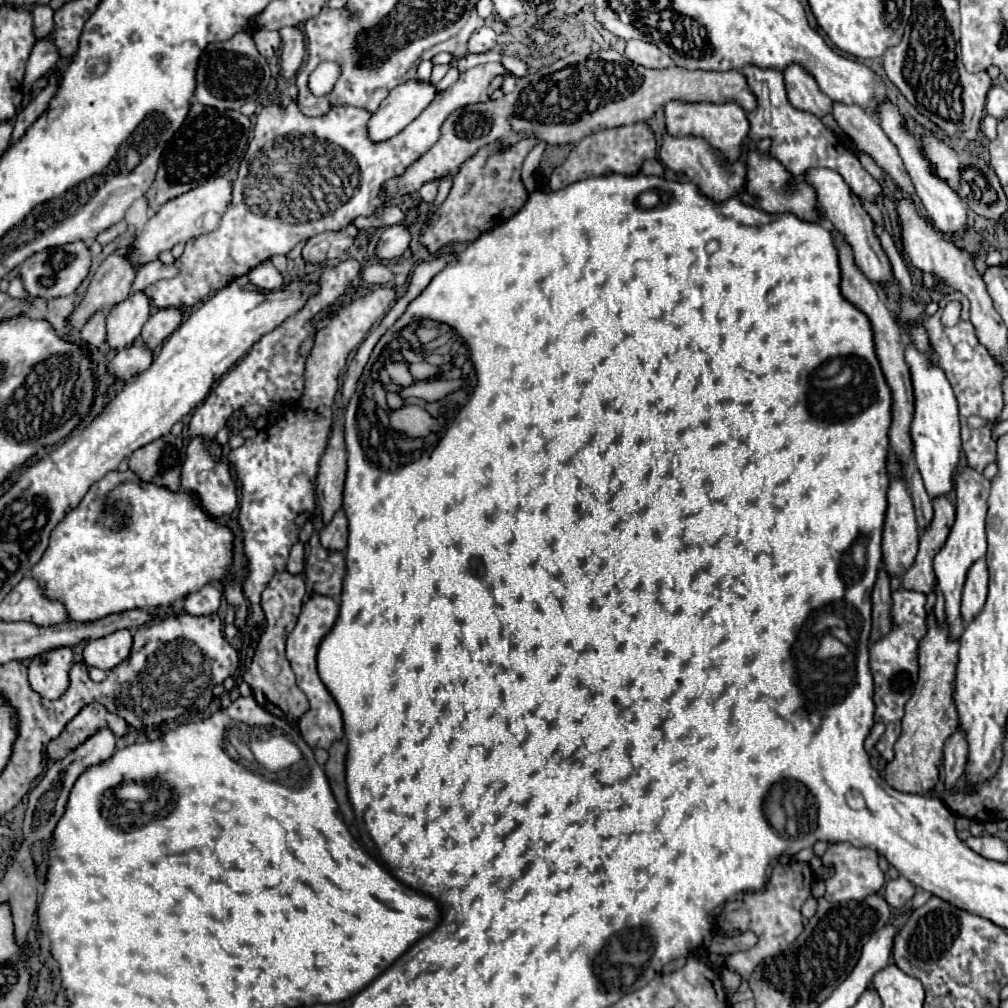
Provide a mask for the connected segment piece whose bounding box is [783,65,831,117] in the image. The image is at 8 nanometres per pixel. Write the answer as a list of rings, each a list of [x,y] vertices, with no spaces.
[[[787,65],[783,71],[787,75],[787,97],[793,107],[801,111],[811,111],[817,117],[823,117],[831,111],[831,99],[825,93],[819,93],[819,87],[815,85],[815,79],[807,69],[799,69],[799,65]]]

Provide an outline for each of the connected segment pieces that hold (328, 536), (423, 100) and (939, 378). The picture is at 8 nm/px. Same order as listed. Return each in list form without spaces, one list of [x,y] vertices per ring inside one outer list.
[[[339,511],[329,525],[321,531],[321,545],[331,551],[345,551],[347,549],[347,519],[343,511]]]
[[[413,77],[399,83],[369,119],[369,137],[373,141],[391,139],[405,129],[427,105],[431,105],[435,95],[437,89],[431,81]]]
[[[913,345],[905,347],[905,361],[911,369],[911,381],[915,389],[915,415],[911,423],[913,455],[917,469],[923,477],[925,489],[931,499],[945,497],[953,489],[953,475],[961,459],[961,433],[959,433],[959,415],[953,389],[941,371],[941,367],[931,365],[931,361],[919,353]]]

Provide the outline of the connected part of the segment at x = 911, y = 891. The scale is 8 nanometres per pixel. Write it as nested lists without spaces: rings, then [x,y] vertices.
[[[905,877],[889,881],[885,887],[885,899],[893,909],[903,909],[903,905],[907,905],[913,895],[915,895],[915,885],[911,885]]]

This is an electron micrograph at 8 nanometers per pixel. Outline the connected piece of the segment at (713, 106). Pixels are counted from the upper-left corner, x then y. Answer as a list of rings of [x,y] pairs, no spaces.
[[[669,101],[665,105],[665,125],[669,135],[685,137],[699,135],[709,141],[713,147],[721,149],[727,161],[735,161],[743,151],[743,141],[749,133],[747,113],[737,103],[685,103],[685,101]]]

